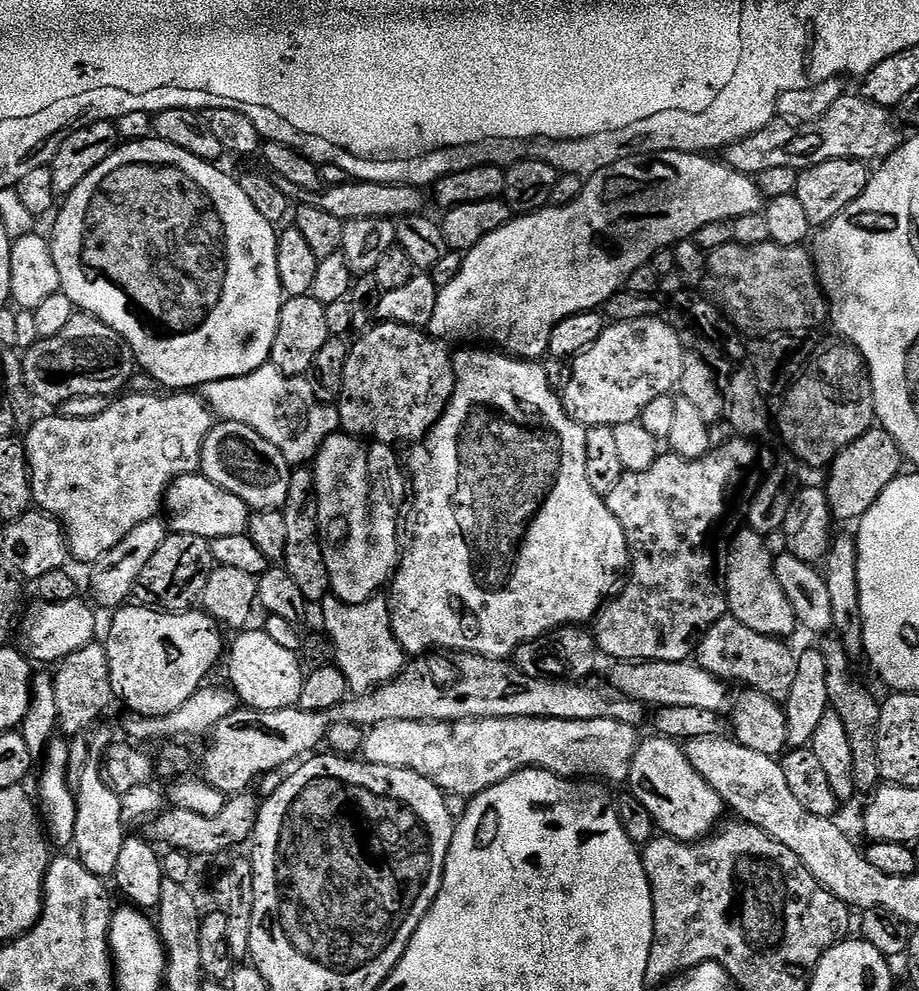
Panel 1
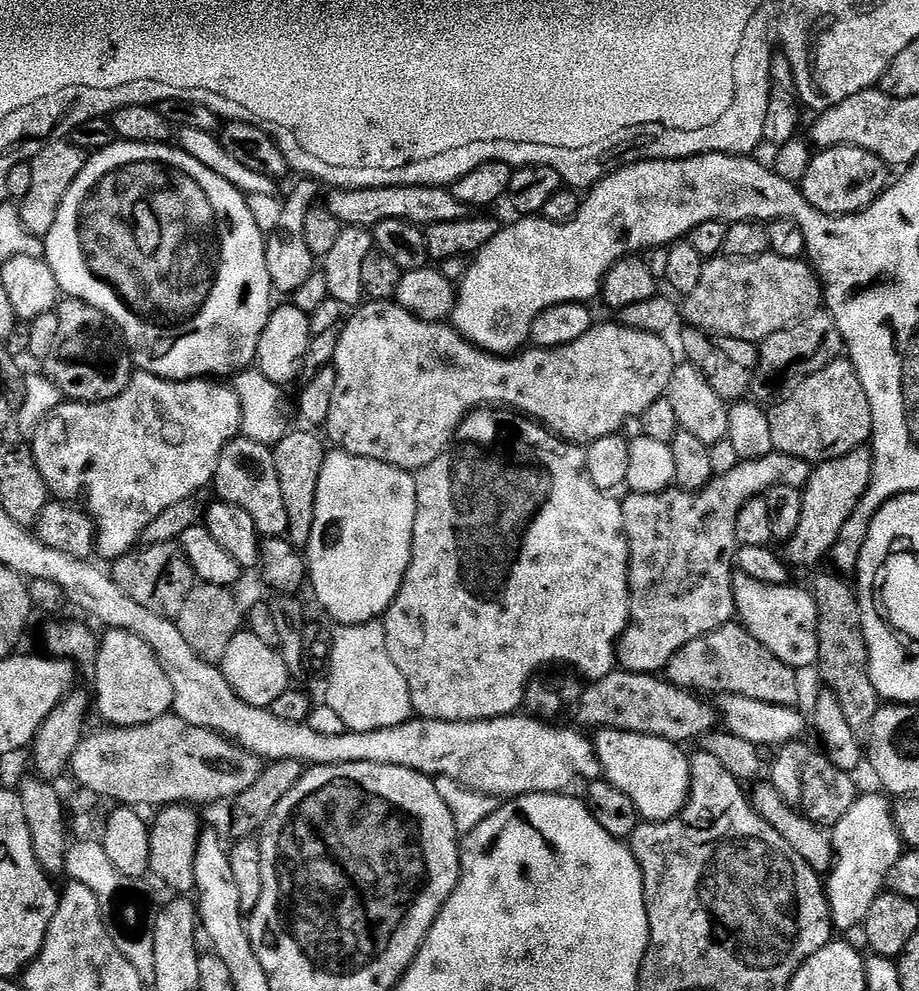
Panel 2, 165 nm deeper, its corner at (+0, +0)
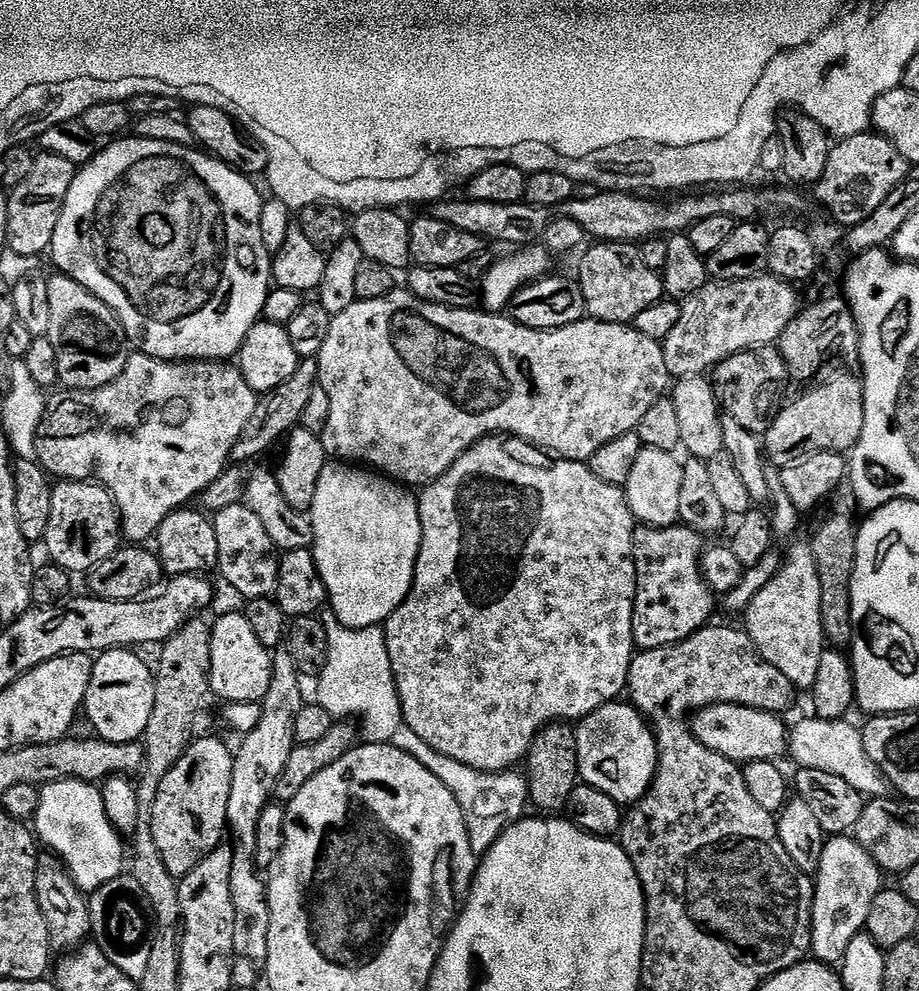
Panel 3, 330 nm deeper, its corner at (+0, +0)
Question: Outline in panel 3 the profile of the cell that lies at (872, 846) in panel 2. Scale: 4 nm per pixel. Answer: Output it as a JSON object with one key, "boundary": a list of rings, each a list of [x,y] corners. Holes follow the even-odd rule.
{"boundary":[[[851,835],[825,839],[812,893],[811,955],[821,964],[840,965],[850,942],[867,929],[870,906],[874,906],[874,898],[882,890],[880,879],[880,867]]]}

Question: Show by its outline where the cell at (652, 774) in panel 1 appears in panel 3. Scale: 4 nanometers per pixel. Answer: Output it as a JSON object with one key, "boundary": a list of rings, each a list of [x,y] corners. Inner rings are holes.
{"boundary":[[[631,703],[604,704],[575,725],[579,779],[583,783],[610,794],[621,806],[636,804],[647,793],[656,776],[658,750],[653,729]]]}

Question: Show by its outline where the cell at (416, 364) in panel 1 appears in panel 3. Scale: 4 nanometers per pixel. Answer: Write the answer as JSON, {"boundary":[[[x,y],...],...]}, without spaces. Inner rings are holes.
{"boundary":[[[393,290],[389,296],[382,298],[357,299],[346,306],[346,310],[332,317],[330,334],[326,334],[326,342],[322,342],[318,357],[318,386],[326,390],[326,398],[330,398],[330,418],[326,418],[325,430],[319,435],[326,454],[340,462],[367,466],[397,484],[411,486],[416,490],[433,484],[439,476],[446,474],[446,470],[450,470],[450,466],[454,466],[462,453],[490,434],[515,436],[535,448],[543,448],[545,452],[561,460],[586,462],[601,446],[606,446],[606,442],[614,442],[614,438],[622,434],[635,432],[638,422],[642,422],[642,417],[646,415],[646,410],[650,410],[650,406],[654,406],[654,402],[661,400],[669,391],[670,377],[666,370],[663,343],[654,338],[646,338],[646,334],[642,334],[632,324],[607,324],[601,320],[585,318],[570,326],[543,332],[522,326],[504,314],[476,311],[475,307],[447,308],[441,304],[425,304],[407,290]]]}

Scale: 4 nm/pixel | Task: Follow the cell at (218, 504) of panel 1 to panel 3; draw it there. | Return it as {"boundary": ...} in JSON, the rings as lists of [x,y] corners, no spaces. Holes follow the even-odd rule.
{"boundary":[[[242,502],[226,506],[226,510],[215,513],[214,523],[218,534],[219,575],[224,575],[225,582],[238,595],[244,596],[245,601],[257,600],[263,596],[271,597],[276,591],[281,553],[270,534],[266,534],[254,510],[250,510]]]}

